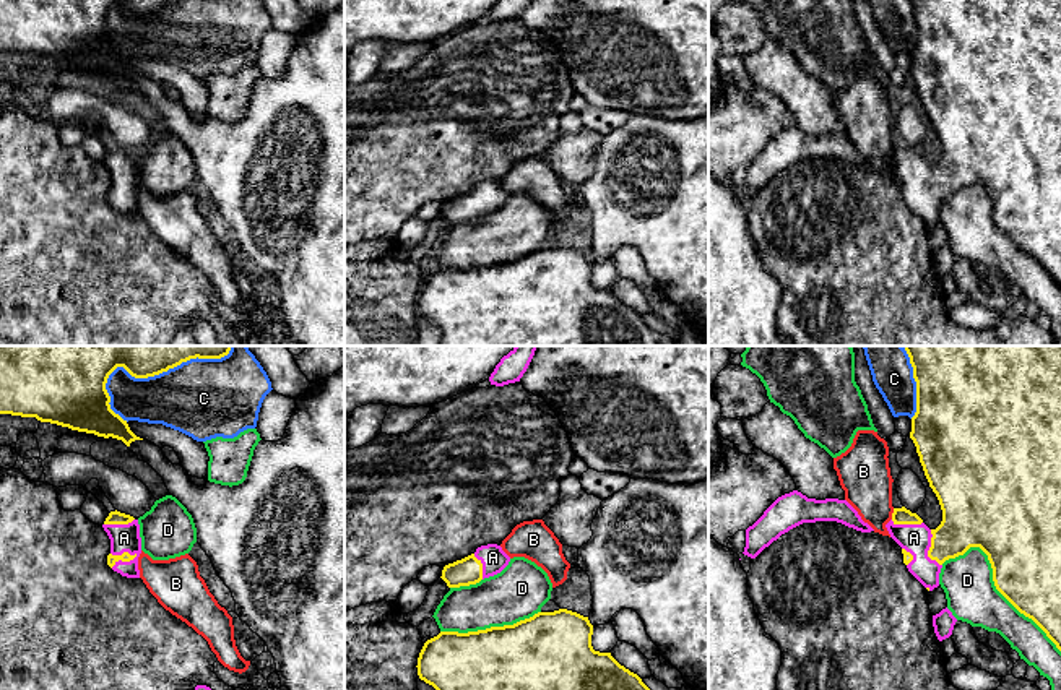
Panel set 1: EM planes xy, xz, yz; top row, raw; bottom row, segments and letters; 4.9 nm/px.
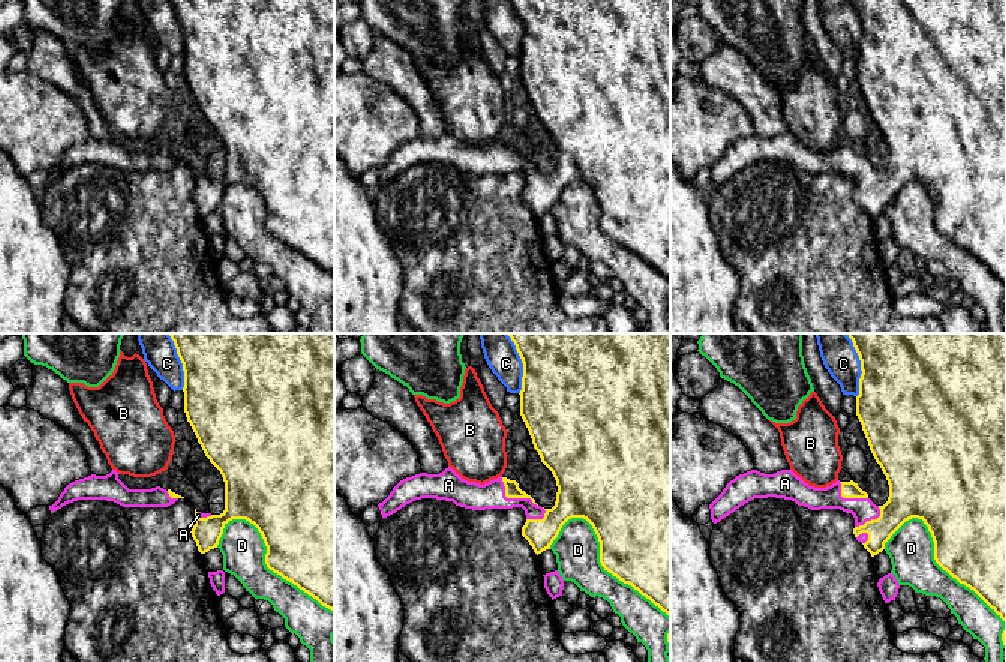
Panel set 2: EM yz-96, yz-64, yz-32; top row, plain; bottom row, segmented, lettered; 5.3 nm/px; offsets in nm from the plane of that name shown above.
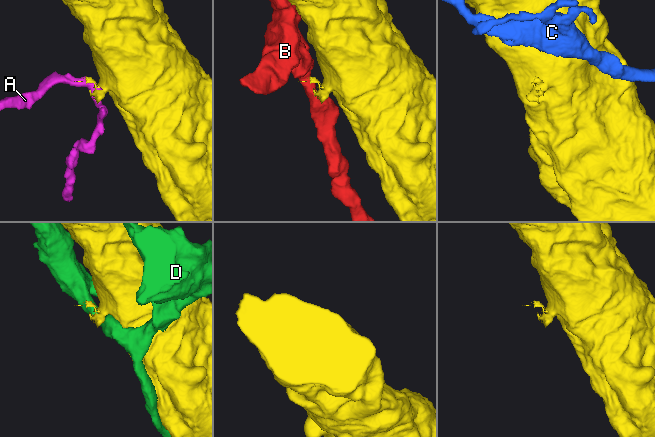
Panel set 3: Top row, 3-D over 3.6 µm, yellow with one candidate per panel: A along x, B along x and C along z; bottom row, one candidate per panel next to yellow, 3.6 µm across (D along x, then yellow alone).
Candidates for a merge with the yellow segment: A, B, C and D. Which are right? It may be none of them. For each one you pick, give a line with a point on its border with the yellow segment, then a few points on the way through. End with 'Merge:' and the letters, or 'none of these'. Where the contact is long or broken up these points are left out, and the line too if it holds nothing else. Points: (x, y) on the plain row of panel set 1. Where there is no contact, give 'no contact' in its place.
A: contact xy (124, 197)
Merge: A

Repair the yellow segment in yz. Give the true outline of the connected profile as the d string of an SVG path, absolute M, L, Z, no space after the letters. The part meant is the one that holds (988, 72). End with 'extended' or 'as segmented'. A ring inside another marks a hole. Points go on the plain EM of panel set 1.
M912 0L912 3L916 18L916 49L912 54L910 75L929 123L939 136L942 157L936 166L929 166L916 149L905 143L894 144L886 164L902 183L903 200L928 227L933 227L939 222L946 196L964 192L970 183L980 183L991 200L996 226L1020 250L1032 255L1061 287L1061 0Z | extended

